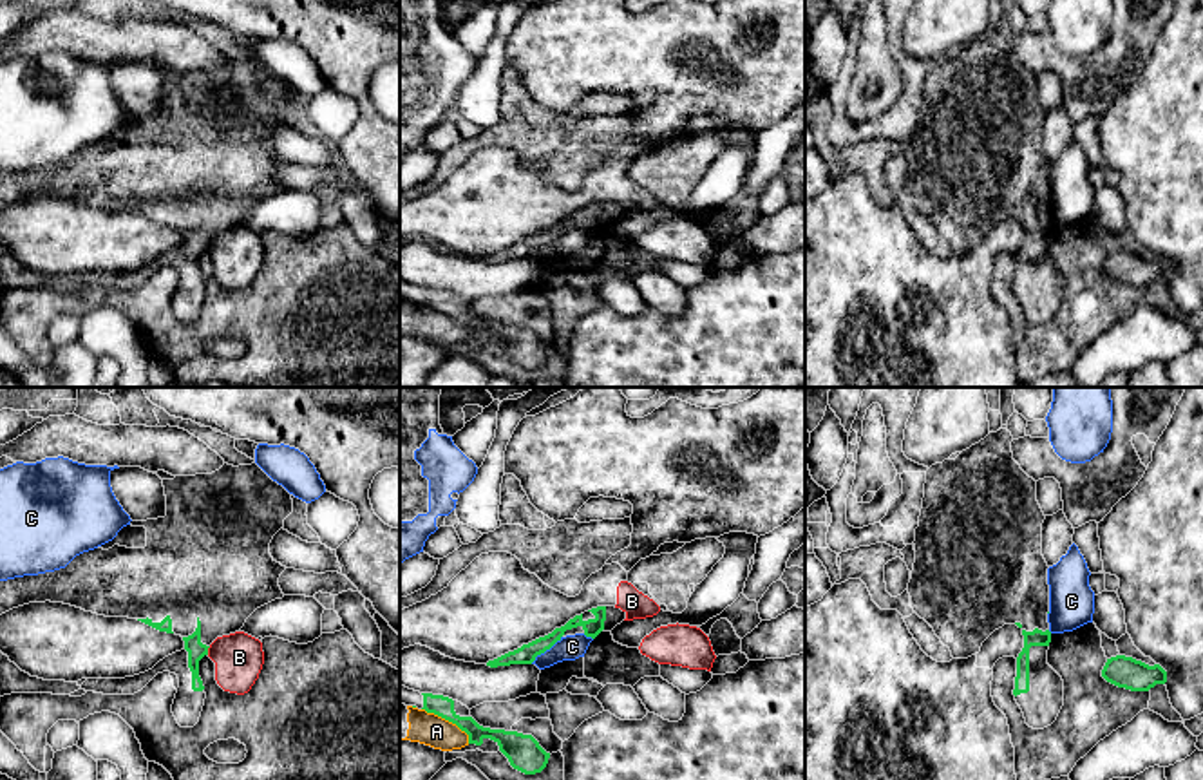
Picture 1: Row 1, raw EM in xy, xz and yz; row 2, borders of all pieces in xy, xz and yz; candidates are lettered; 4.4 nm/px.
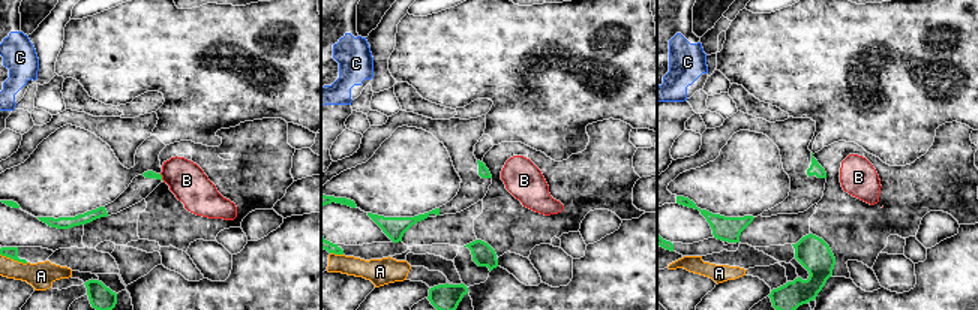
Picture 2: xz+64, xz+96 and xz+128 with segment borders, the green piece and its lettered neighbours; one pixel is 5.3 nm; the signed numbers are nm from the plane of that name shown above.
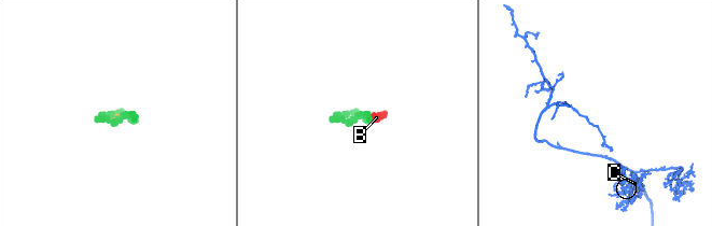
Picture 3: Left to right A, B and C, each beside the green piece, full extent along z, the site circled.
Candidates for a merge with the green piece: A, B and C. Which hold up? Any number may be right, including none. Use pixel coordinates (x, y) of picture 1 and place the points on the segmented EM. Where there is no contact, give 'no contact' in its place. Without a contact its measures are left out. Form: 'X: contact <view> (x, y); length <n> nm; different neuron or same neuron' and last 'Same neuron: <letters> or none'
A: contact xz (449, 721); length 260 nm; different neuron
B: contact xy (207, 650); length 40 nm; different neuron
C: contact xz (545, 650); length 190 nm; different neuron
Same neuron: none

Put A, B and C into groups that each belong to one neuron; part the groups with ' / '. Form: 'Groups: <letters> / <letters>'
Groups: A / B / C

